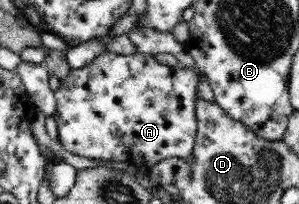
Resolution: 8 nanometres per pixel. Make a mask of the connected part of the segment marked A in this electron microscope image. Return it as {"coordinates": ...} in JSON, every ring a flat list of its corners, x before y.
{"coordinates":[[107,52,98,55,98,57,96,57,94,61,88,63,88,65,84,65,78,69,72,68,72,71,68,73,68,77,60,79,60,85,61,86,54,91,57,105,56,111,52,116,58,124,58,140,69,153,86,157,87,159,96,159,97,161,108,162,112,159,115,161,124,161,138,168,145,167,147,169,154,164,158,164,170,158,179,158,180,160,186,160,186,162,193,161,192,151,194,151,196,135,198,133,196,103,200,98,200,91,198,90,200,74,198,74,194,68,182,67,181,65,168,66,160,64,153,55,146,55,140,52,131,55]]}

